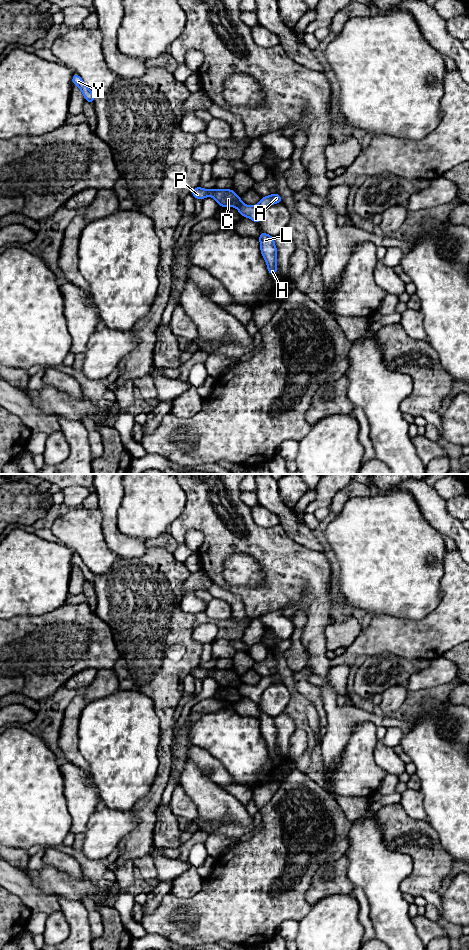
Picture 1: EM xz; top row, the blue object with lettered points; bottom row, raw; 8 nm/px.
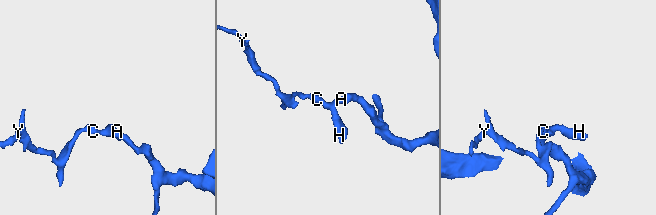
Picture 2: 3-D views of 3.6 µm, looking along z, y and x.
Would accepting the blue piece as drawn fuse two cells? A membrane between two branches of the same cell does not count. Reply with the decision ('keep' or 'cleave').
cleave

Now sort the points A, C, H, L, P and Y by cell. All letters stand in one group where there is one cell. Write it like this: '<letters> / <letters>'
A H L / C P Y

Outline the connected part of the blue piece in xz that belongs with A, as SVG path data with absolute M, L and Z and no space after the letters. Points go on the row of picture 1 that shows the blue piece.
M274 193L269 196L263 196L260 202L254 206L241 203L237 209L242 217L248 217L259 225L264 211L270 205L276 203L283 203L282 198L278 193Z

